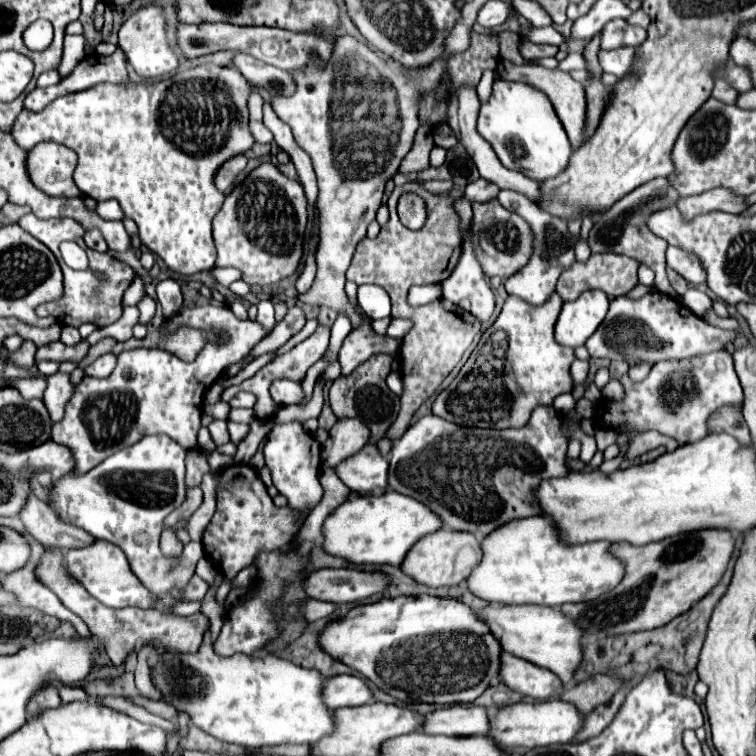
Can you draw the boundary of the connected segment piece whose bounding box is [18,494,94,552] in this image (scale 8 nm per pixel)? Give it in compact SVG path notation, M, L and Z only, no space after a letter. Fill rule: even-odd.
M28 494L28 500L20 510L18 518L22 520L26 532L32 538L40 540L46 548L60 548L62 552L68 552L72 548L84 548L94 542L94 536L90 536L88 532L74 528L70 524L64 524L34 494Z

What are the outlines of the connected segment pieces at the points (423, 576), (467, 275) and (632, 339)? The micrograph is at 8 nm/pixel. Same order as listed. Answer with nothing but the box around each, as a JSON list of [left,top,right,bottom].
[[400,528,482,588],[444,248,494,322],[586,292,736,366]]

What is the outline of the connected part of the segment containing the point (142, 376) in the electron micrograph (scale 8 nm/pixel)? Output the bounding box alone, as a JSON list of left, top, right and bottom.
[52,306,270,472]

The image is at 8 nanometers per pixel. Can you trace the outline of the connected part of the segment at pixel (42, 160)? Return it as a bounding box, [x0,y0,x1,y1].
[28,142,84,196]

